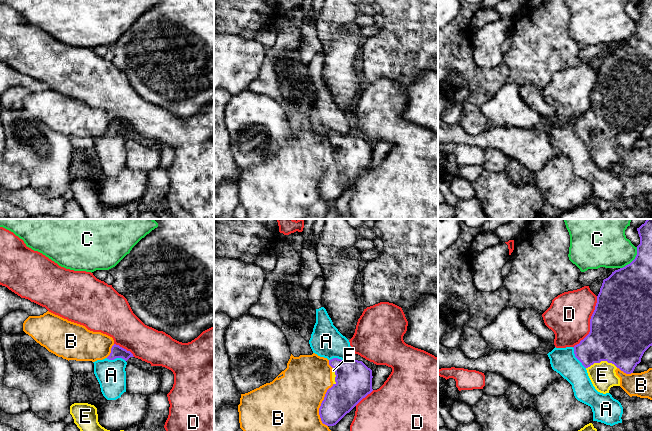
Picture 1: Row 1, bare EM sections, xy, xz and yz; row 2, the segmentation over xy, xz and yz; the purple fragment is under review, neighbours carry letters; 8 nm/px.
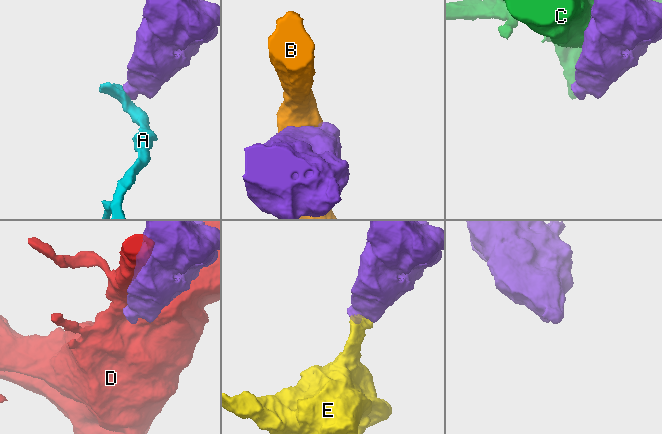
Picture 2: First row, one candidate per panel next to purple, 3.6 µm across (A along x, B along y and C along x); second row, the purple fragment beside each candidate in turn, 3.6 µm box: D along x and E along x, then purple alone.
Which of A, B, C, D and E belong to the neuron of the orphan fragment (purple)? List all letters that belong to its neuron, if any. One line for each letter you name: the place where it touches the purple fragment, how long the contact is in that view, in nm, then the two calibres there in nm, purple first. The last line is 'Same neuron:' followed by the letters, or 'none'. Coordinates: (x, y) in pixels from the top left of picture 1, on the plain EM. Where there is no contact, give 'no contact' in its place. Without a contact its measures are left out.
E: meets purple in yz at (601, 136); contact 260 nm long; 460 nm thick on the purple side, 200 nm on the other
Same neuron: E

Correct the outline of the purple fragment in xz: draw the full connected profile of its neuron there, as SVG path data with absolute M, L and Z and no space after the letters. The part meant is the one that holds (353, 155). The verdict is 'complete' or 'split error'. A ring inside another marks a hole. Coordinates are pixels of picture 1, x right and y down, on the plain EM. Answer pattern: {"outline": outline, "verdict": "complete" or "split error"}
{"outline": "M348 134L329 136L332 143L333 162L325 170L319 184L323 200L336 201L372 165L372 146L362 137Z", "verdict": "split error"}

